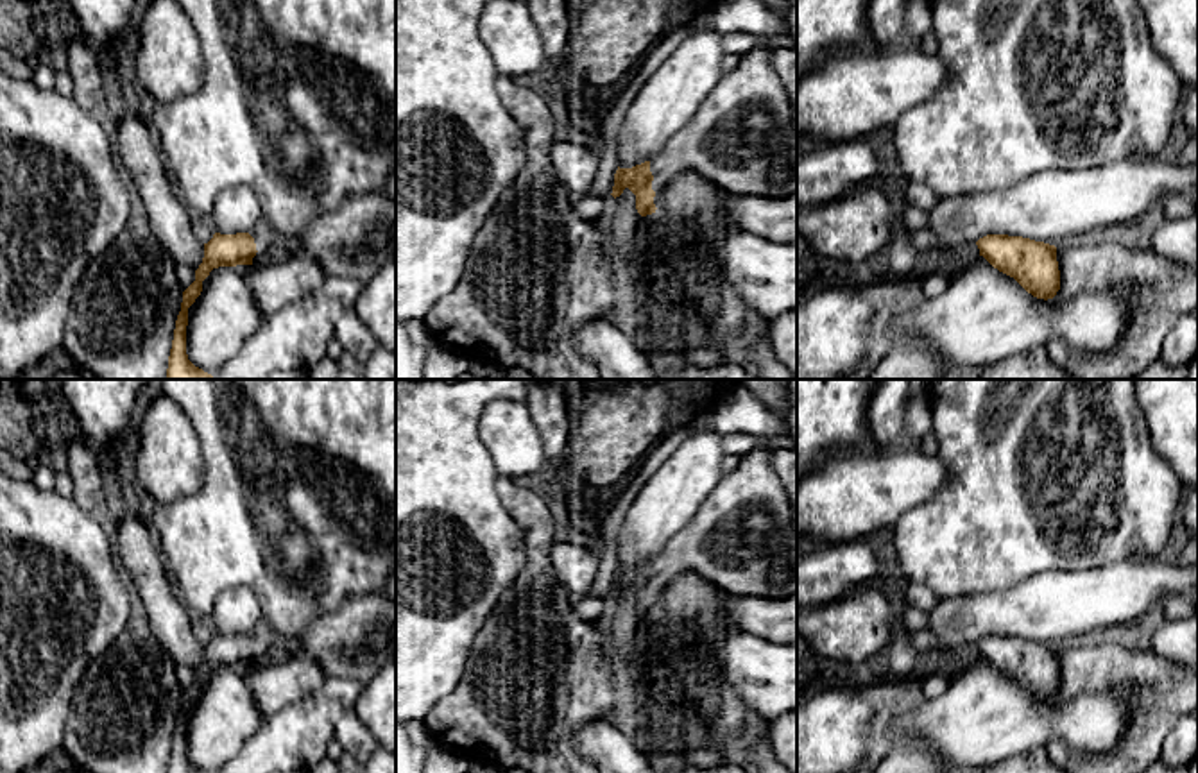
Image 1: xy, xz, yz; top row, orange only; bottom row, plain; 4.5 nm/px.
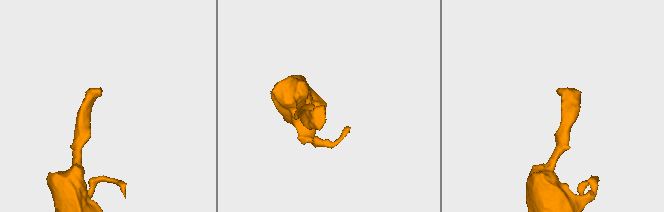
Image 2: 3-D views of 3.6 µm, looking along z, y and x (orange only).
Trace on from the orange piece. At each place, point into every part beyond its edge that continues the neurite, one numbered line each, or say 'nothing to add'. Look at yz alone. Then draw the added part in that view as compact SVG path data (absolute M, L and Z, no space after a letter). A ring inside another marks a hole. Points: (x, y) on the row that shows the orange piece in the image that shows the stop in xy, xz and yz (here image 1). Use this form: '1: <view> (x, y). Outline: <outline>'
nothing to add

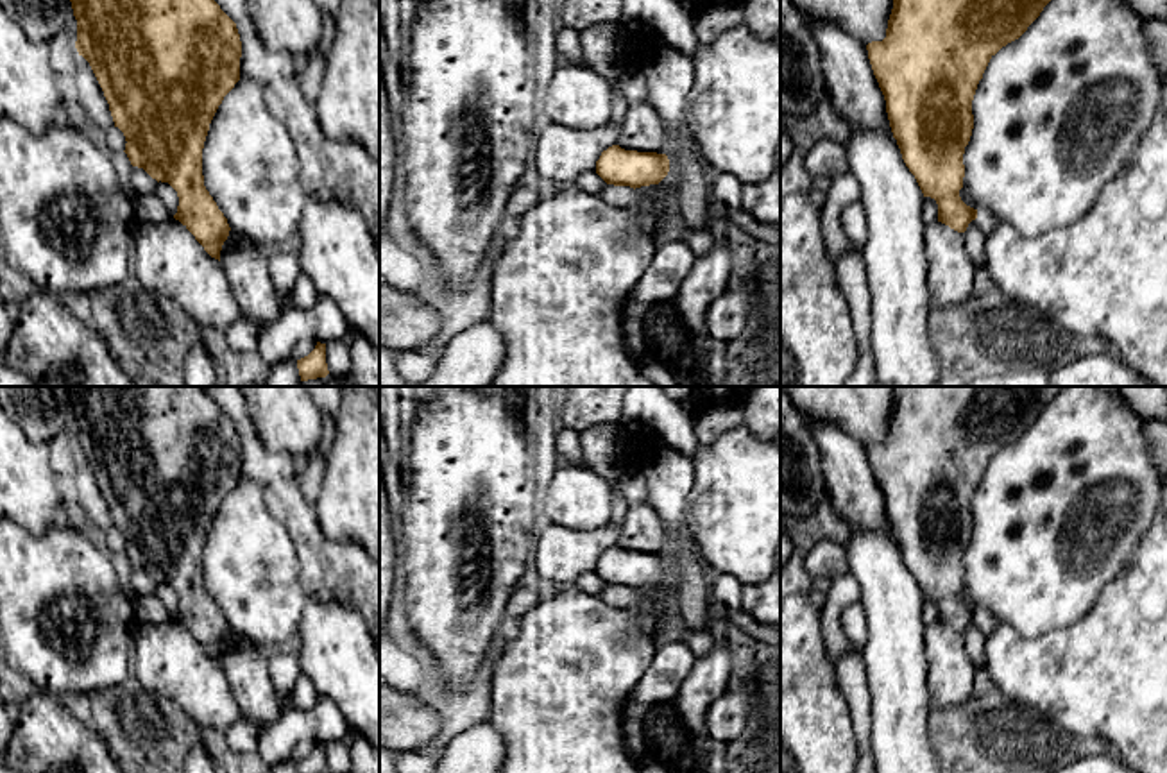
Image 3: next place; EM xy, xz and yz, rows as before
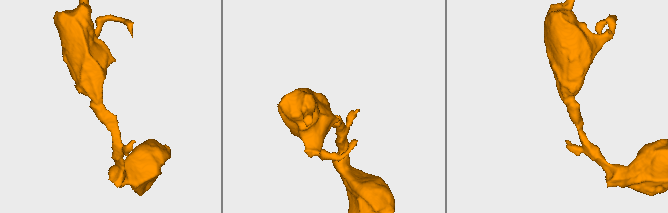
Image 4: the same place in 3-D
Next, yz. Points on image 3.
nothing to add

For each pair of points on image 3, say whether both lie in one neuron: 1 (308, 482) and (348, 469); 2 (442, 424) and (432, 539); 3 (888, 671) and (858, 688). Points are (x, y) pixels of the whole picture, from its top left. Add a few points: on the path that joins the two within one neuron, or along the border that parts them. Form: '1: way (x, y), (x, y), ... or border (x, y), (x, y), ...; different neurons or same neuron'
1: border (328, 441), (324, 480), (314, 503); different neurons
2: way (439, 453), (439, 510); same neuron
3: border (858, 654), (867, 675), (872, 723); different neurons

